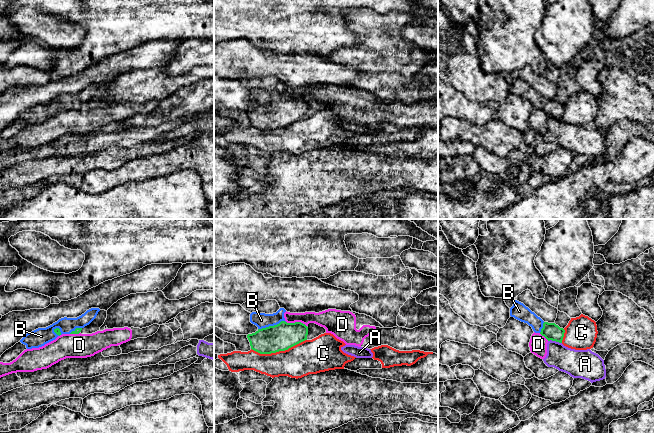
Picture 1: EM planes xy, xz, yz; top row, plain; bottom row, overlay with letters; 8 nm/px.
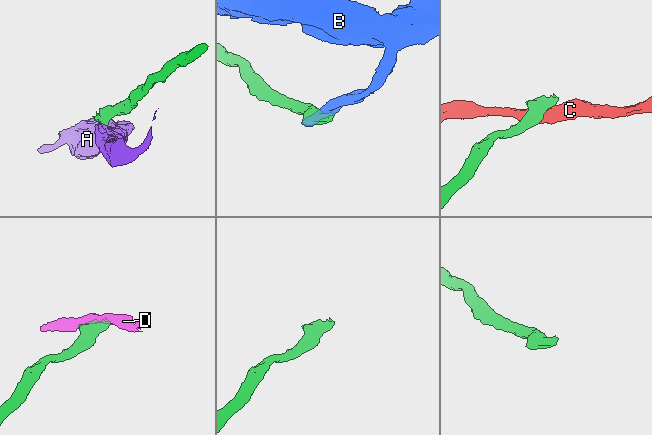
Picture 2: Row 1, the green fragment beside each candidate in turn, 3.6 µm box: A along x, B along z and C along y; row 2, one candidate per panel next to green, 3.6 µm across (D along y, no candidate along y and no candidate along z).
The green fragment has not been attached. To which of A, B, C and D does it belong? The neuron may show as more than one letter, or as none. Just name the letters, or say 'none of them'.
B

